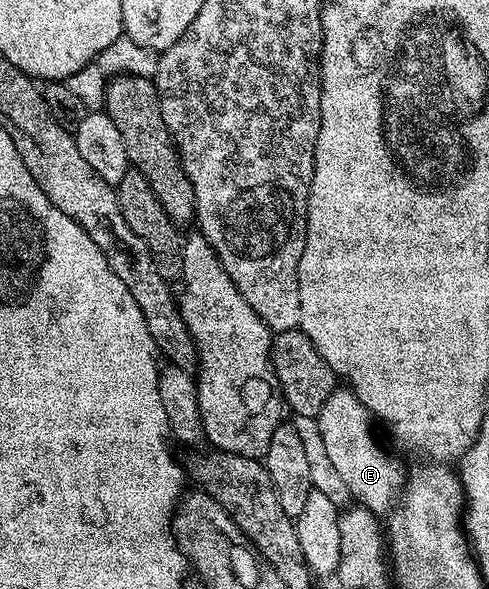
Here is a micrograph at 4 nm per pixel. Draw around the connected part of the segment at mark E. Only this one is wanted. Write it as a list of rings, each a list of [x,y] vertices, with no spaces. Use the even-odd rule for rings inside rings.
[[[339,386],[329,394],[325,406],[317,417],[322,441],[330,462],[337,469],[342,481],[346,483],[352,501],[356,505],[368,508],[376,516],[383,518],[395,507],[404,487],[405,471],[398,455],[390,456],[379,445],[375,432],[371,429],[373,417],[371,411],[357,398],[350,387]]]

